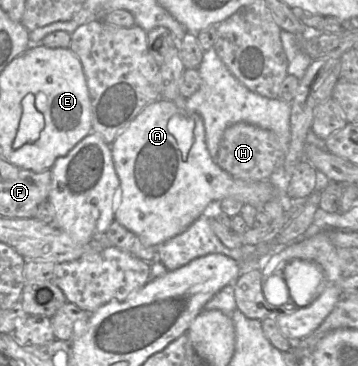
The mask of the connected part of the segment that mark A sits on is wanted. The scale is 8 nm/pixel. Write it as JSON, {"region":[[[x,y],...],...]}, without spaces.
{"region":[[[158,99],[144,107],[117,135],[110,147],[122,190],[121,203],[114,213],[114,220],[136,234],[144,246],[158,246],[182,233],[203,214],[211,202],[234,198],[262,210],[276,195],[269,180],[245,181],[221,169],[207,149],[201,116],[186,111],[173,101]]]}

